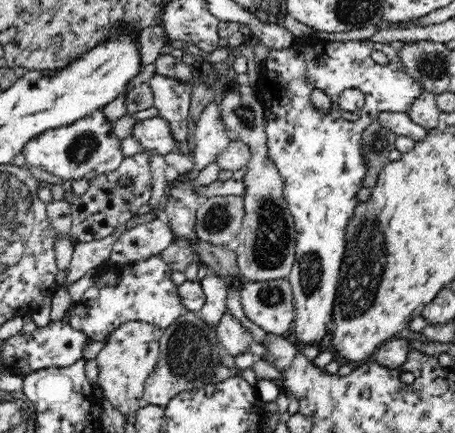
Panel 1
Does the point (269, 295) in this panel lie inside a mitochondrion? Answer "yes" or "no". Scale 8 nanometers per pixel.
yes

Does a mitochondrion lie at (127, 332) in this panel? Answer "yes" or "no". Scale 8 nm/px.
no

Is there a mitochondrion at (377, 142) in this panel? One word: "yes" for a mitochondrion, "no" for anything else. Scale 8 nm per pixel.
yes

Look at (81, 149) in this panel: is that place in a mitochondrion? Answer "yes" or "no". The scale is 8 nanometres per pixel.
yes

